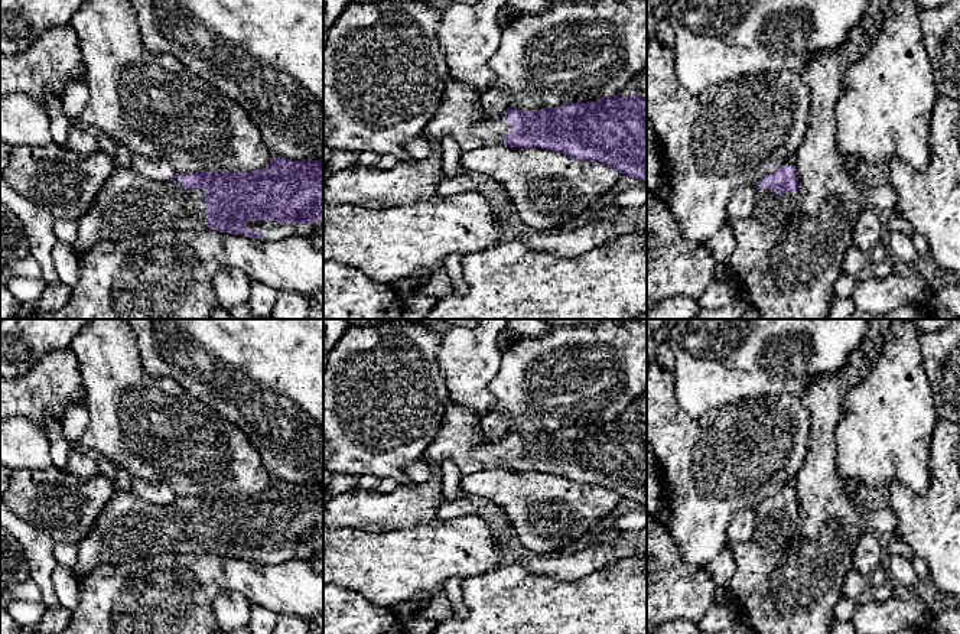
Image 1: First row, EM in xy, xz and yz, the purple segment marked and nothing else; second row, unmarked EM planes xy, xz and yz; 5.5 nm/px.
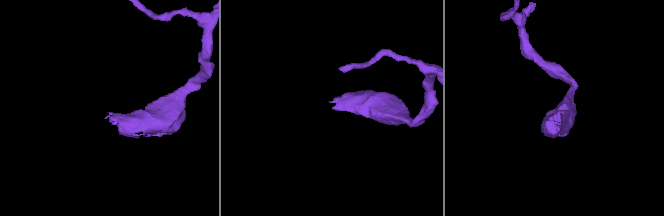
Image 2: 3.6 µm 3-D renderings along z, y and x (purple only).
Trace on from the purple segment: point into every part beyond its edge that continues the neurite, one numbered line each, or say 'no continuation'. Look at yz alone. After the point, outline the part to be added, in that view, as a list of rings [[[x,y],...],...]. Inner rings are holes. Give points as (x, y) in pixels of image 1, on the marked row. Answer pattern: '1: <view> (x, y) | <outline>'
1: yz (768, 211) | [[[755,189],[752,217],[765,230],[781,230],[794,212],[798,211],[798,192],[782,192],[780,201],[775,199],[775,189]]]

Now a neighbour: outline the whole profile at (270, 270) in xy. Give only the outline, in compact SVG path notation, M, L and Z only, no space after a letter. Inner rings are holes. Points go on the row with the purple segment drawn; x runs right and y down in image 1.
M152 230L149 235L100 241L78 257L78 263L79 279L71 287L69 300L55 312L36 312L30 319L211 319L212 312L221 308L212 279L230 267L279 293L287 290L315 300L316 293L323 290L323 253L313 247L309 237L302 235L273 241L217 230Z

